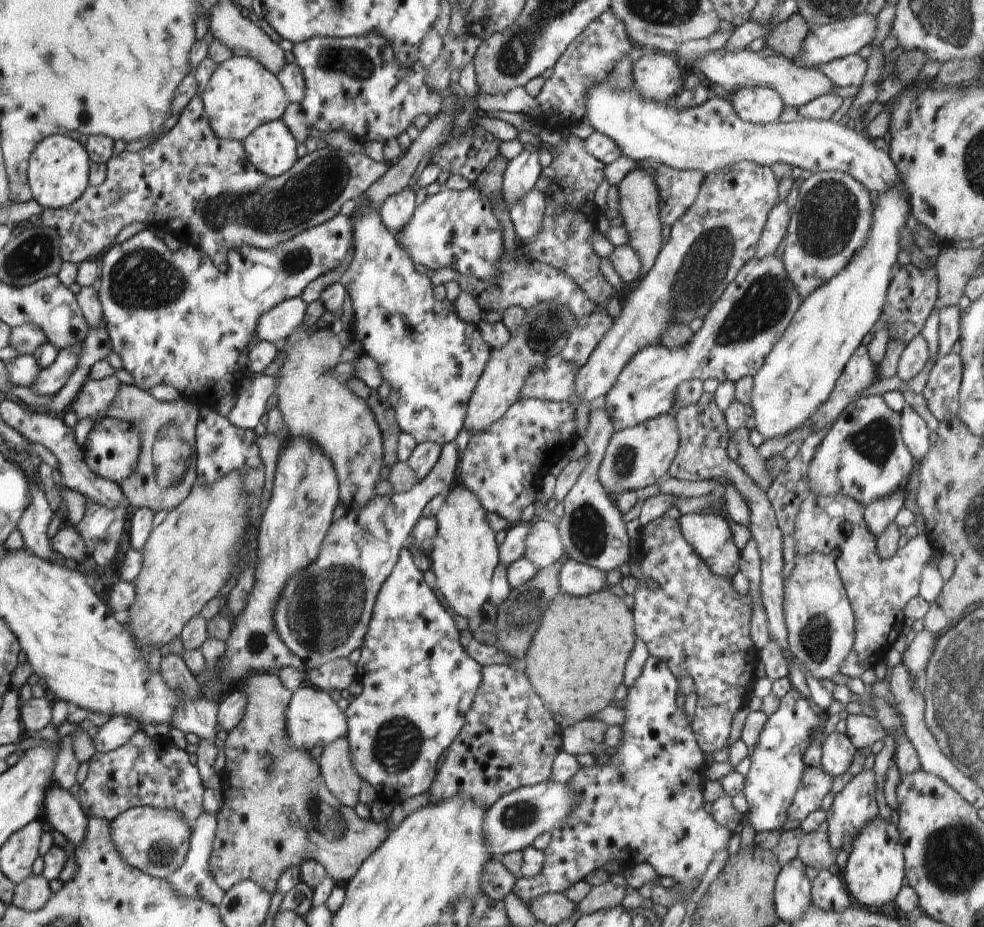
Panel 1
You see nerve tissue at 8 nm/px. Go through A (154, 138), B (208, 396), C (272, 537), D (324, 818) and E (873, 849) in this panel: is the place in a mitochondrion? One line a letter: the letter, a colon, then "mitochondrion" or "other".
A: other
B: other
C: other
D: mitochondrion
E: other

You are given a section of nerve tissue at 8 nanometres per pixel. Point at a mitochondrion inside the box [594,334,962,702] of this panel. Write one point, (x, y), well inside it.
(874, 442)

